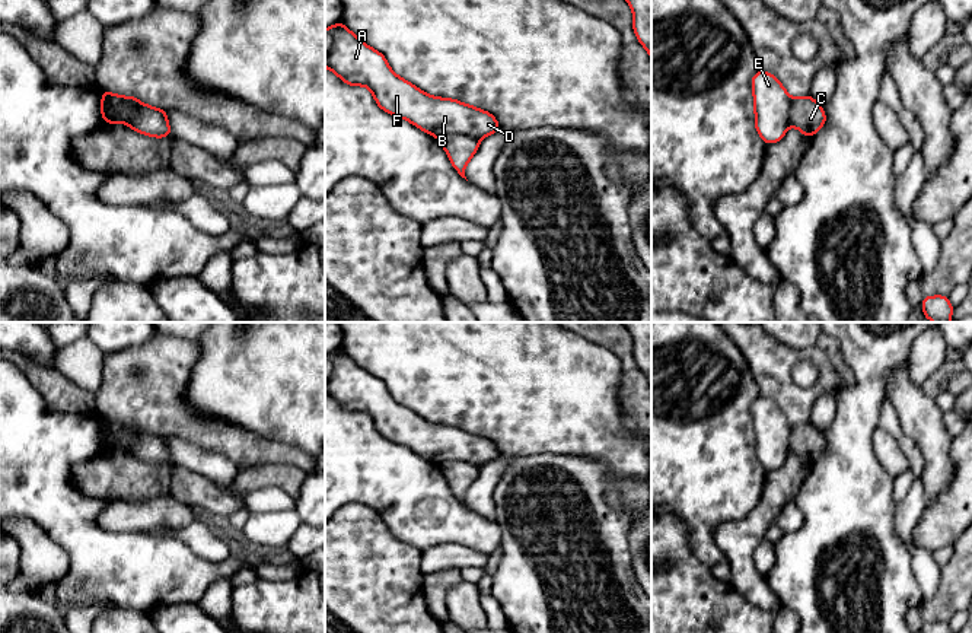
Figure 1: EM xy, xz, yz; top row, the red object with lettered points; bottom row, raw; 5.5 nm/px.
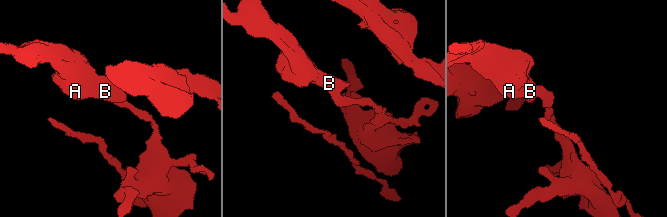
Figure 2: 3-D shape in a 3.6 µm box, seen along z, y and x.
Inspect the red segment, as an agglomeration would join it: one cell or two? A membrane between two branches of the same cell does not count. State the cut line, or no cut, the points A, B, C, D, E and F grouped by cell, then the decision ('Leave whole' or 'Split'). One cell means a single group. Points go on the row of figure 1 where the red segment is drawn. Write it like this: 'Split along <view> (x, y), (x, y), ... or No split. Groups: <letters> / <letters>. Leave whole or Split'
Split along xz (440, 137), (462, 134), (478, 140). Groups: A B D E F / C. Split

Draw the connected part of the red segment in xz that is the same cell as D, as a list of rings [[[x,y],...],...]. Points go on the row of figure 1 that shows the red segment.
[[[342,22],[325,29],[325,67],[350,86],[367,86],[380,109],[430,136],[463,134],[481,140],[501,128],[488,111],[431,96],[395,74],[385,55],[360,41]]]

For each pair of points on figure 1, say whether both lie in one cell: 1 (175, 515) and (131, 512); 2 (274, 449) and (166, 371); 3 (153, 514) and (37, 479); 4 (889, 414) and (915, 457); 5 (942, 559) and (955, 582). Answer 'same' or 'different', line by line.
1: same
2: same
3: different
4: same
5: different

